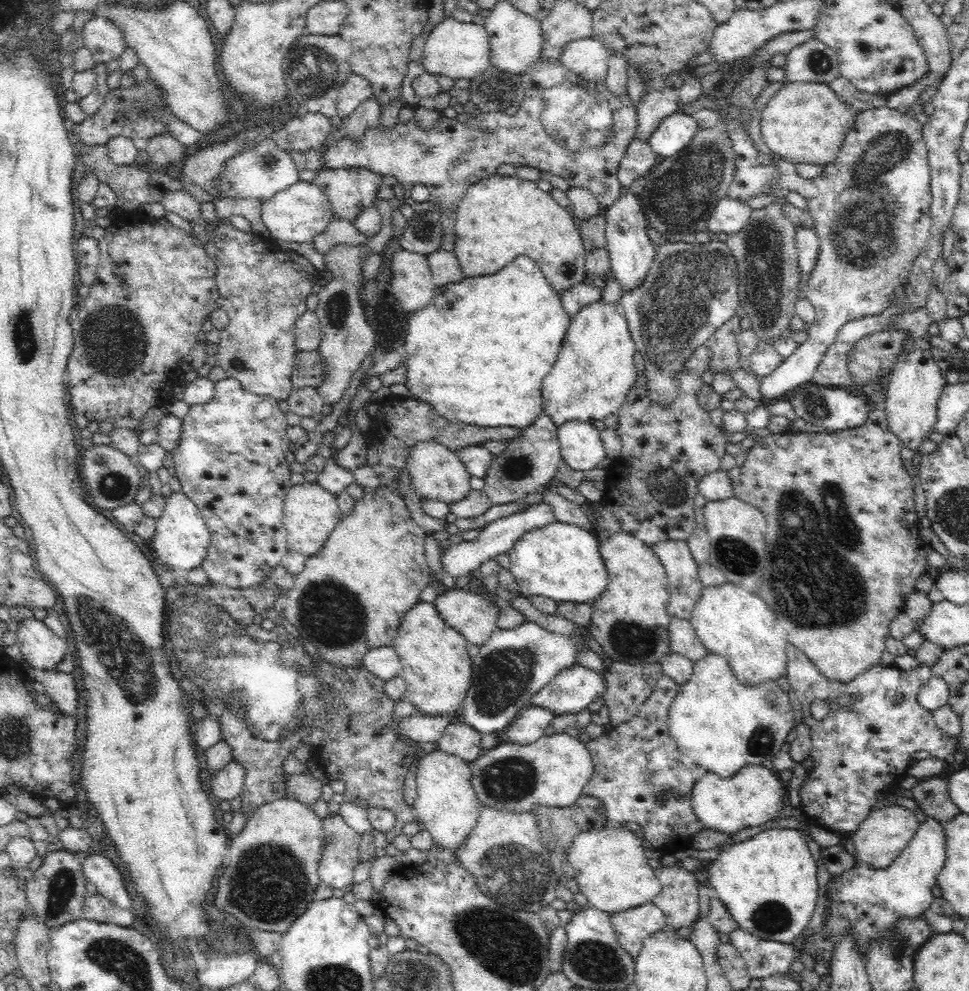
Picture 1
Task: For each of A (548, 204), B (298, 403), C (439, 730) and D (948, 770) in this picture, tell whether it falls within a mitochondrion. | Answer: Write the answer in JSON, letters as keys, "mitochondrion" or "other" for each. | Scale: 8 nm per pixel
{"A":"other","B":"other","C":"other","D":"other"}

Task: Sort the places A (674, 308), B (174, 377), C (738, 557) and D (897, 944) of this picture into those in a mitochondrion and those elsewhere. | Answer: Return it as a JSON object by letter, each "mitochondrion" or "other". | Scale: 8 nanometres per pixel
{"A":"mitochondrion","B":"other","C":"mitochondrion","D":"mitochondrion"}

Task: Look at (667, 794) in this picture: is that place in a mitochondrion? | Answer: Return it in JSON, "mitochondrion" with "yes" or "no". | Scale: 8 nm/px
{"mitochondrion":"yes"}

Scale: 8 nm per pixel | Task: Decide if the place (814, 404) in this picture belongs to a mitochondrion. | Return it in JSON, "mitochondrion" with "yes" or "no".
{"mitochondrion":"yes"}

